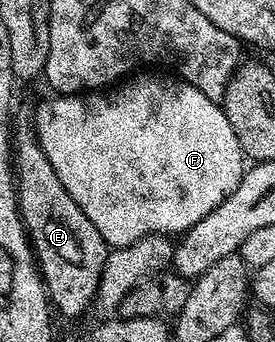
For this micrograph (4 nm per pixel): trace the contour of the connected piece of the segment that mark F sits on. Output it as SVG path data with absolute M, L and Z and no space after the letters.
M141 78L138 82L126 81L116 88L106 89L104 92L89 92L82 96L80 93L72 94L58 93L57 98L45 98L37 106L37 122L35 121L35 133L37 145L41 147L43 156L51 162L51 168L59 180L63 180L63 188L71 192L71 200L83 208L87 220L99 228L99 236L103 236L106 246L116 248L118 246L130 246L133 242L138 242L140 238L146 238L149 234L163 234L166 236L180 236L186 230L191 229L207 212L211 212L235 188L241 183L241 175L247 169L247 159L241 153L239 140L235 140L235 132L227 120L224 109L218 103L211 101L199 88L195 88L191 83L184 80L178 81L178 86L172 86L169 82L160 82L157 78Z

